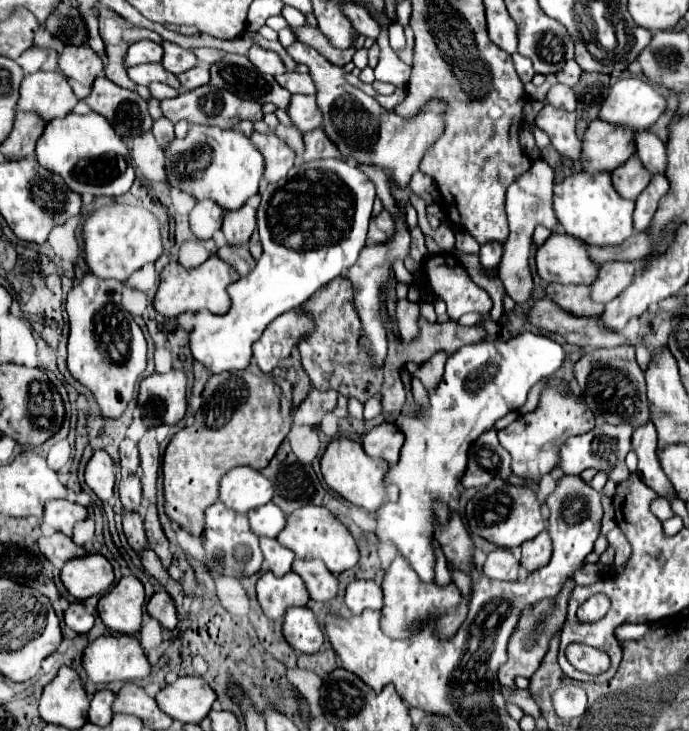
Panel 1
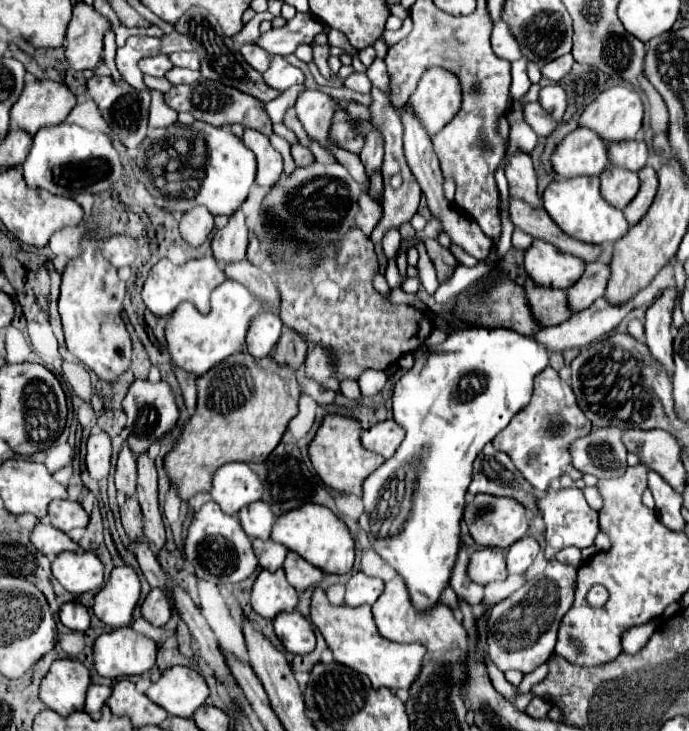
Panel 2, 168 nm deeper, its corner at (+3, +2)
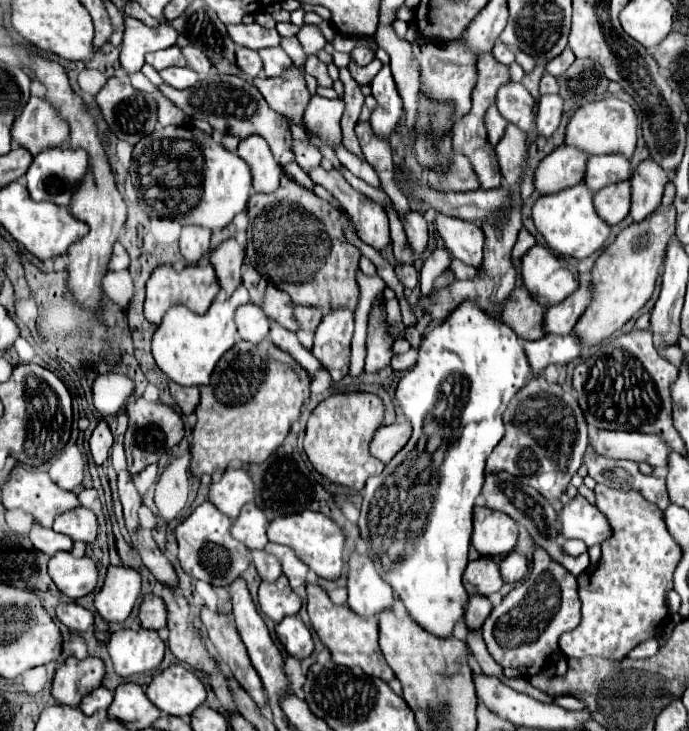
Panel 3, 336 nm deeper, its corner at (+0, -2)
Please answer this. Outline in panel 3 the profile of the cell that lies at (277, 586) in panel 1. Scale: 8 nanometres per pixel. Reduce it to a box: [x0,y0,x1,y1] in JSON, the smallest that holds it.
[258,575,302,623]

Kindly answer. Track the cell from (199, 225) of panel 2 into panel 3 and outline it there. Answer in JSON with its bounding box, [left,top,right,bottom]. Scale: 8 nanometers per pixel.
[180,225,212,263]

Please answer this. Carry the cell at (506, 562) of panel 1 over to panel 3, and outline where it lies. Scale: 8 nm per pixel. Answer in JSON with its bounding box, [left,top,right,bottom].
[464,557,502,595]

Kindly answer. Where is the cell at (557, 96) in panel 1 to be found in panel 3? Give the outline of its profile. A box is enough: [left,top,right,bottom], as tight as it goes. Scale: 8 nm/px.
[536,95,562,137]

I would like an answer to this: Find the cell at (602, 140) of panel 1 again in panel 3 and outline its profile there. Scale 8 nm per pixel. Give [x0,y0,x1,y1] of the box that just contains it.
[534,145,588,195]

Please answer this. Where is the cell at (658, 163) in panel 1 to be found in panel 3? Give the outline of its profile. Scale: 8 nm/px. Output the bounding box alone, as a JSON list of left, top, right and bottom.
[584,153,630,191]

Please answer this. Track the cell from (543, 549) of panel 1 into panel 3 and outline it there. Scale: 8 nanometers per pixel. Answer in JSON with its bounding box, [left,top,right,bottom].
[500,551,528,583]

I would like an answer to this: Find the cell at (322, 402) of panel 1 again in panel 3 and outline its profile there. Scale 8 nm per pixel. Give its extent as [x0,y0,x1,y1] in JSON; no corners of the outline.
[312,309,354,383]

